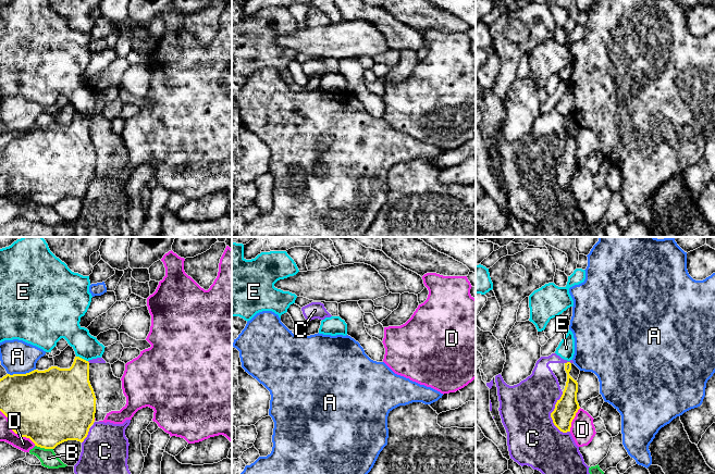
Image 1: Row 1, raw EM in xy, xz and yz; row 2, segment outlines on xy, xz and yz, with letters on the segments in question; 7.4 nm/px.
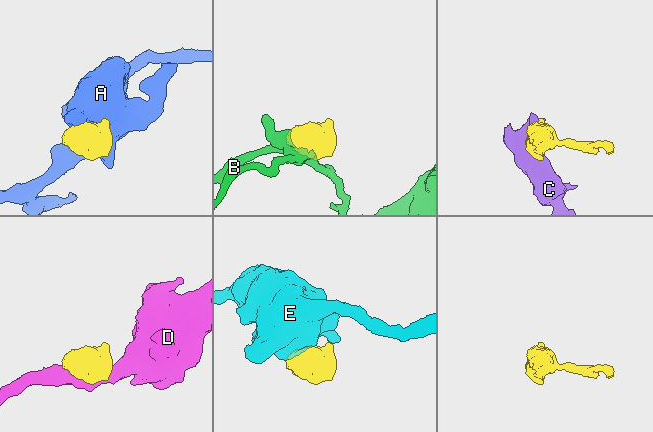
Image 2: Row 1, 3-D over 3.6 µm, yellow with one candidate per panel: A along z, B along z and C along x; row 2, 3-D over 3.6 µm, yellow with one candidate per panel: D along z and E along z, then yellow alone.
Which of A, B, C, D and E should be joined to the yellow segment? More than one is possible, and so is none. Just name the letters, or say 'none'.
none

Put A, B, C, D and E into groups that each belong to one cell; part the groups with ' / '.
A / B / C / D / E

